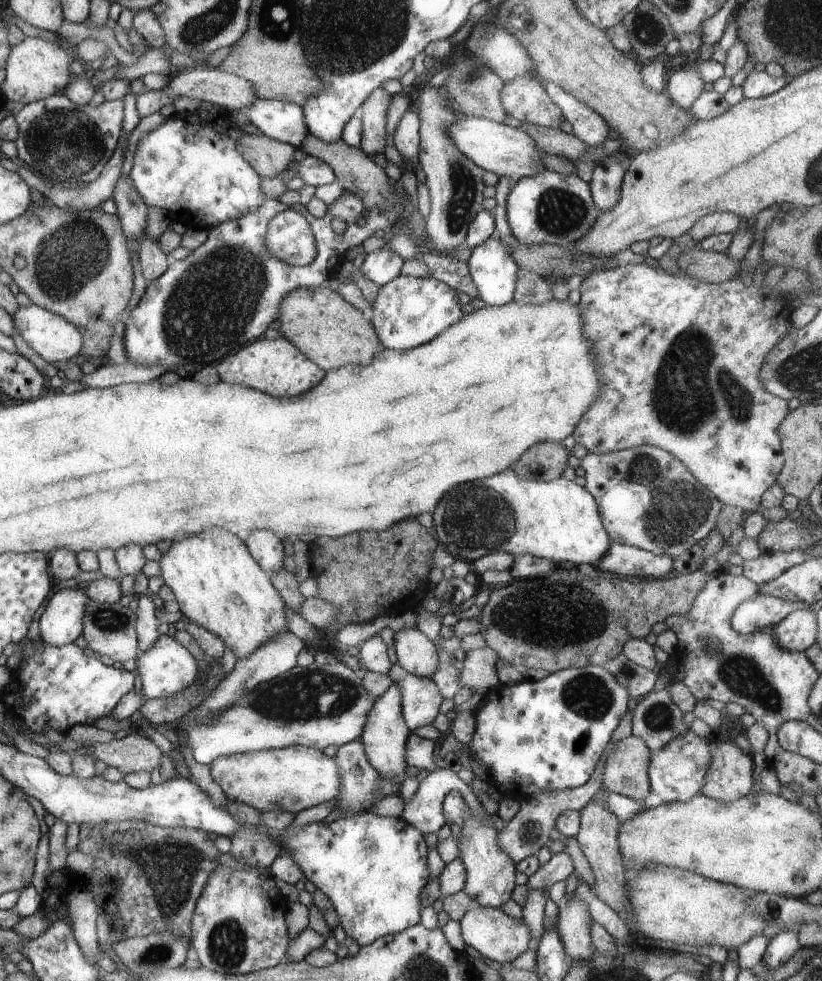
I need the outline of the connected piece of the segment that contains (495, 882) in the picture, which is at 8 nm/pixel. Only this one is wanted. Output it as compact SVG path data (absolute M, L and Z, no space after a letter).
M469 810L466 821L461 825L463 832L457 841L460 858L466 869L466 882L464 890L468 896L480 906L501 909L501 906L511 899L512 890L516 886L516 867L513 860L500 848L497 830L492 826L482 826L479 819Z

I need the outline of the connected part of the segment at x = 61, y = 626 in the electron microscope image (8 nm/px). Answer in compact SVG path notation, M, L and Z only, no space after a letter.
M79 587L55 592L39 619L42 641L58 646L73 643L83 634L86 610L91 600L85 589Z

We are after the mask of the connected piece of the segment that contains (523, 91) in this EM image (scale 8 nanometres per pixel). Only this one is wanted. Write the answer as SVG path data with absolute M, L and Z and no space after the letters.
M538 76L534 79L527 77L505 83L501 92L501 101L507 114L522 123L560 129L559 124L564 119L561 108L548 96Z

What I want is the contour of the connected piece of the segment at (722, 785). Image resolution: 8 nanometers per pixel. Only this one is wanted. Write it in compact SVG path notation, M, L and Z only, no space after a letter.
M716 743L700 794L733 803L752 792L754 762L735 743Z

